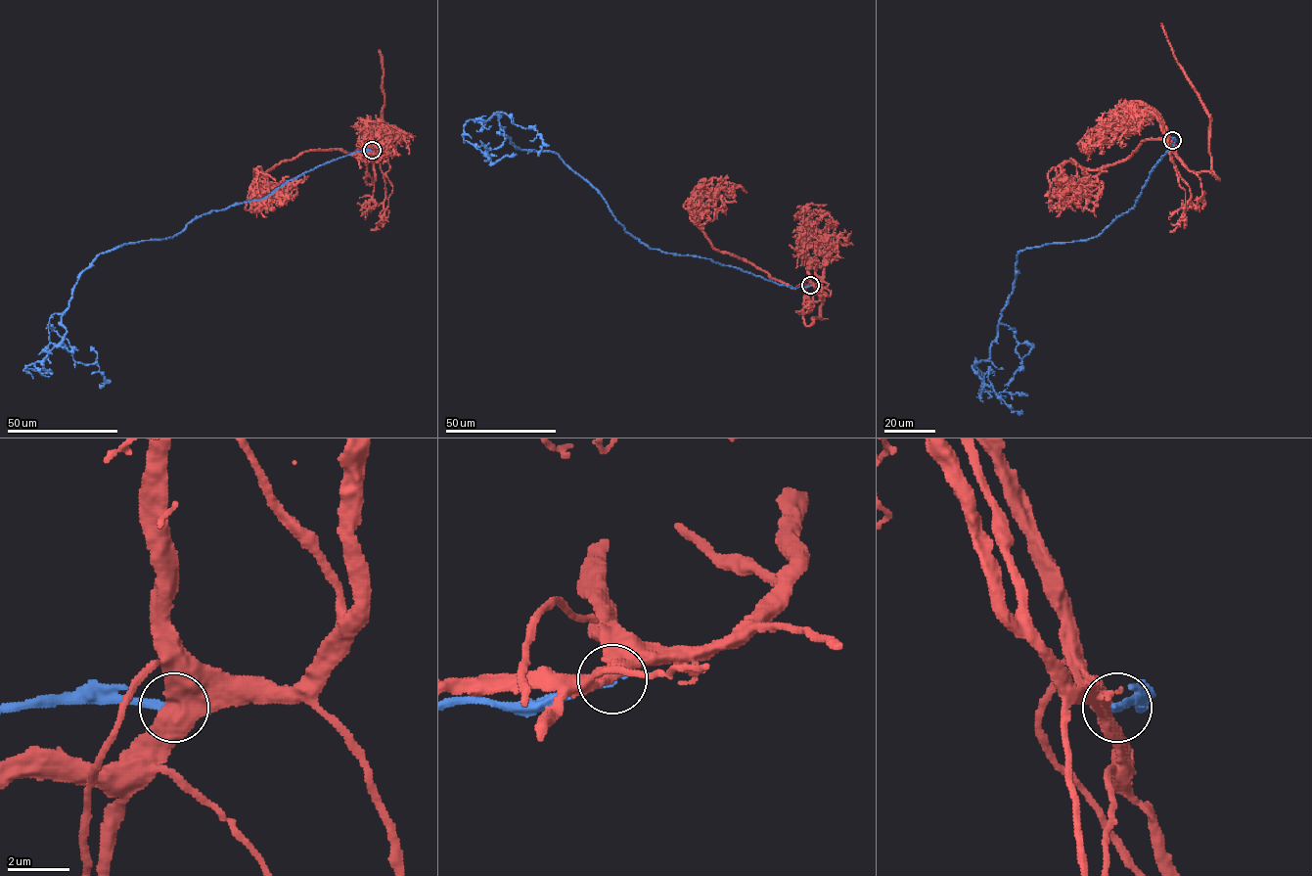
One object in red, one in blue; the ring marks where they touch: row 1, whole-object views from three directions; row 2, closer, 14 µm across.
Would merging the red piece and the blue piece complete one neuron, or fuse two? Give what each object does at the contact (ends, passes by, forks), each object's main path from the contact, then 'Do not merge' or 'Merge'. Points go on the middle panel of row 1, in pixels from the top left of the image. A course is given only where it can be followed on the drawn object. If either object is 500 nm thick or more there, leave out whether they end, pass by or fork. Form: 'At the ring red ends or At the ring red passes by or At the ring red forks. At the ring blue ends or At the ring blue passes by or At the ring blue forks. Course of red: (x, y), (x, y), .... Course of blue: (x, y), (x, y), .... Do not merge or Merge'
Course of red: (810, 285), (791, 289), (719, 252), (698, 226), (693, 198), (701, 186), (711, 193), (736, 185), (746, 192). Course of blue: (810, 285), (650, 249), (558, 155), (518, 149), (500, 134), (494, 114), (537, 130), (537, 156). Do not merge

